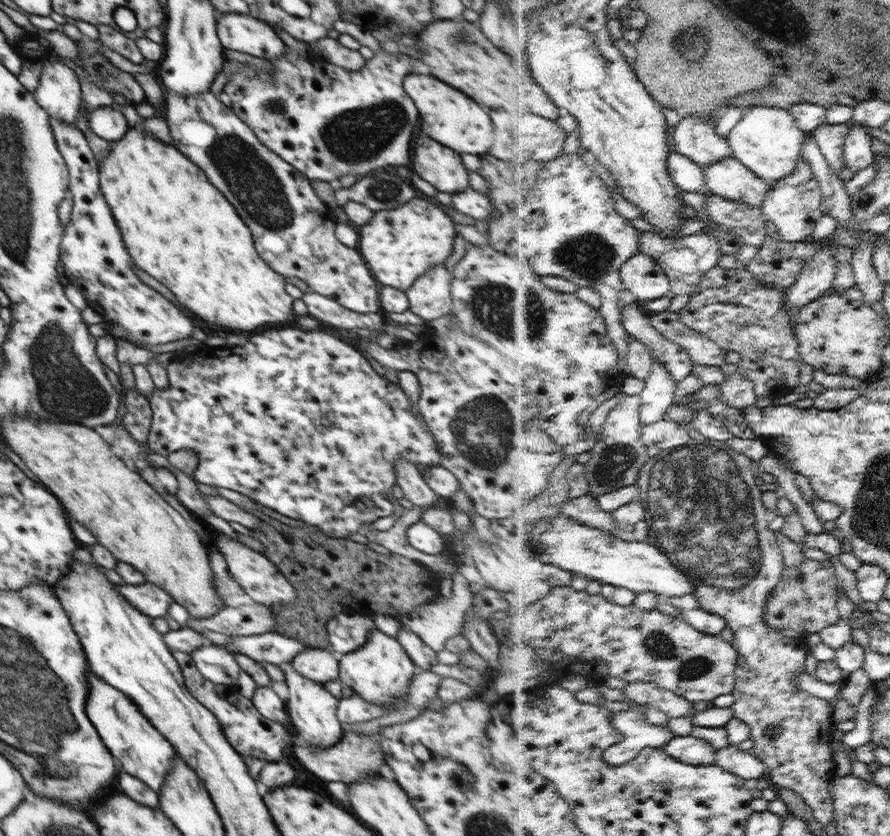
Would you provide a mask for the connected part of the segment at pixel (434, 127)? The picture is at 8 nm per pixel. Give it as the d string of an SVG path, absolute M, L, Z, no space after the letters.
M413 72L411 75L406 74L403 80L408 96L420 110L419 118L424 134L458 152L484 154L490 150L494 138L494 126L490 122L490 116L474 100L470 100L460 90L432 78L432 75L425 76Z

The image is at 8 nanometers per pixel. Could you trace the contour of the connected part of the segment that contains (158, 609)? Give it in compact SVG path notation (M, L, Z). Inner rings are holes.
M141 583L138 585L115 585L120 591L120 596L134 606L138 612L152 618L164 617L168 614L168 607L174 604L172 596L161 589L157 584Z

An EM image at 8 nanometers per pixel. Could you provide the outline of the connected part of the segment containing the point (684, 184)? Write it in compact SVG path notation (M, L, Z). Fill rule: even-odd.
M675 150L669 163L674 180L683 191L699 193L708 190L705 168L695 159Z

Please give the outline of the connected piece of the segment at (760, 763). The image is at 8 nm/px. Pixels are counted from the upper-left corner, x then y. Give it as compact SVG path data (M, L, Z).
M732 744L719 751L716 764L748 780L762 778L764 772L768 770L767 764L752 751L740 750L738 745Z

